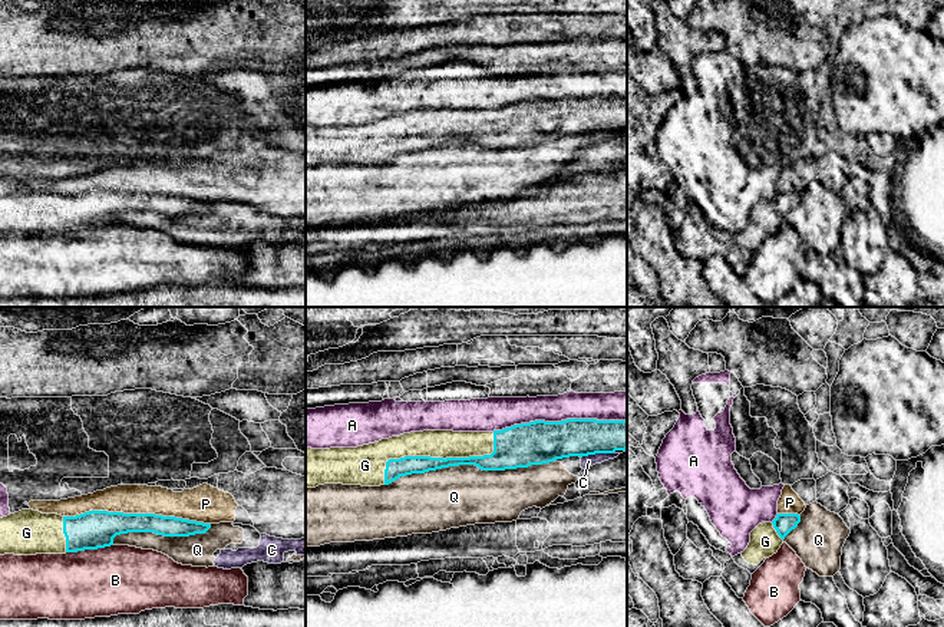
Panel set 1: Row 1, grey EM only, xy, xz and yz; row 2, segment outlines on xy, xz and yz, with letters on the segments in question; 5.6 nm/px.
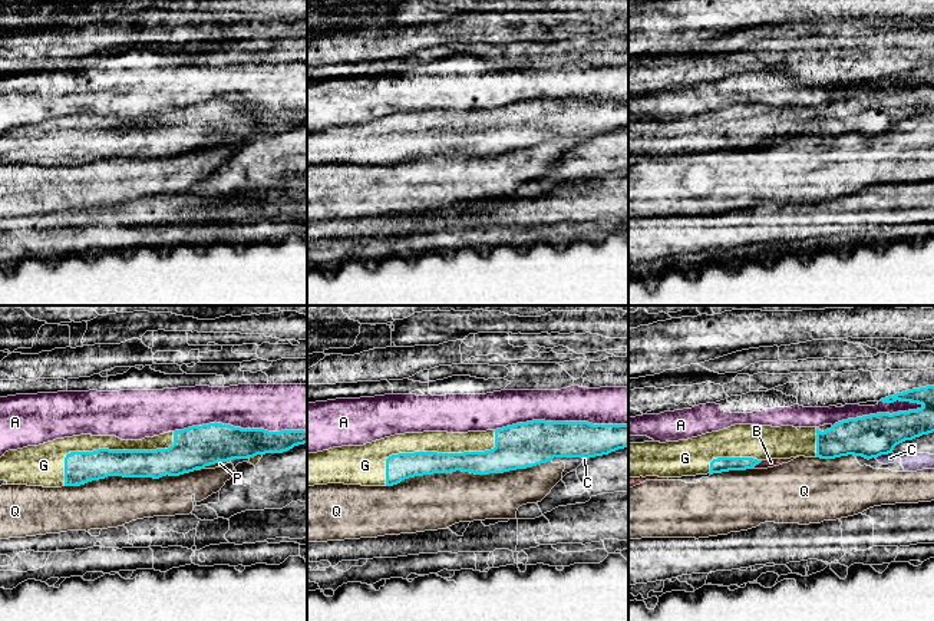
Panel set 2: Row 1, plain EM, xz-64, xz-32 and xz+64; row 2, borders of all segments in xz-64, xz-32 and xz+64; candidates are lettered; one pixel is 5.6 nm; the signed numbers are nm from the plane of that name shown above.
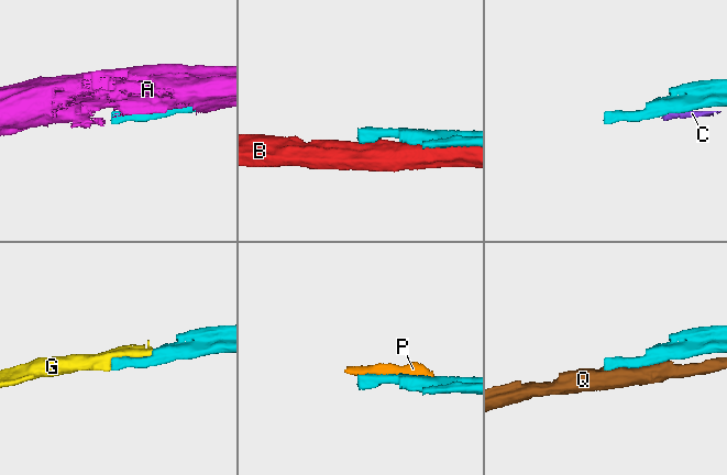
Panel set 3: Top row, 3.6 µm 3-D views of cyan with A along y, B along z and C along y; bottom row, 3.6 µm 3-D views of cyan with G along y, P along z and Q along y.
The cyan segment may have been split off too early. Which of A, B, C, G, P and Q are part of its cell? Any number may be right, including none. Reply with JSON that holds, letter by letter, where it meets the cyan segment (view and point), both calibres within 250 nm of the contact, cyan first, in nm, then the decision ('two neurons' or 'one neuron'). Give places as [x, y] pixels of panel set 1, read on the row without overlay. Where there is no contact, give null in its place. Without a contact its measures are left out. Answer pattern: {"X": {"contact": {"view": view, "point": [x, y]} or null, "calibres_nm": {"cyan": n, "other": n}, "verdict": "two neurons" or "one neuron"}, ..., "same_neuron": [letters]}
{"A": {"contact": {"view": "xz", "point": [558, 101]}, "calibres_nm": {"cyan": 240, "other": 160}, "verdict": "two neurons"}, "B": {"contact": {"view": "xy", "point": [89, 227]}, "calibres_nm": {"cyan": 220, "other": 380}, "verdict": "two neurons"}, "C": {"contact": {"view": "xz", "point": [597, 131]}, "calibres_nm": {"cyan": 220, "other": 70}, "verdict": "two neurons"}, "G": {"contact": {"view": "xz", "point": [438, 137]}, "calibres_nm": {"cyan": 110, "other": 160}, "verdict": "one neuron"}, "P": {"contact": {"view": "xy", "point": [137, 192]}, "calibres_nm": {"cyan": 220, "other": 160}, "verdict": "two neurons"}, "Q": {"contact": {"view": "xz", "point": [469, 142]}, "calibres_nm": {"cyan": 200, "other": 340}, "verdict": "two neurons"}, "same_neuron": ["G"]}

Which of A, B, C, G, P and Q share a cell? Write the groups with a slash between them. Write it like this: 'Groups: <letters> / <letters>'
Groups: A / B / C Q / G / P

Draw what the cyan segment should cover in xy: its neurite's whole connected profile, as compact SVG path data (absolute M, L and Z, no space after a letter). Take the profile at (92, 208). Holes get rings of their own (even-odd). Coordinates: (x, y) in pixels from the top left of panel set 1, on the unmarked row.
M22 188L0 197L0 234L36 234L66 232L85 228L98 228L113 224L113 217L128 211L154 211L164 215L189 215L205 212L211 202L162 195L155 192L123 192L108 189L89 189L76 195L42 192L33 188Z

